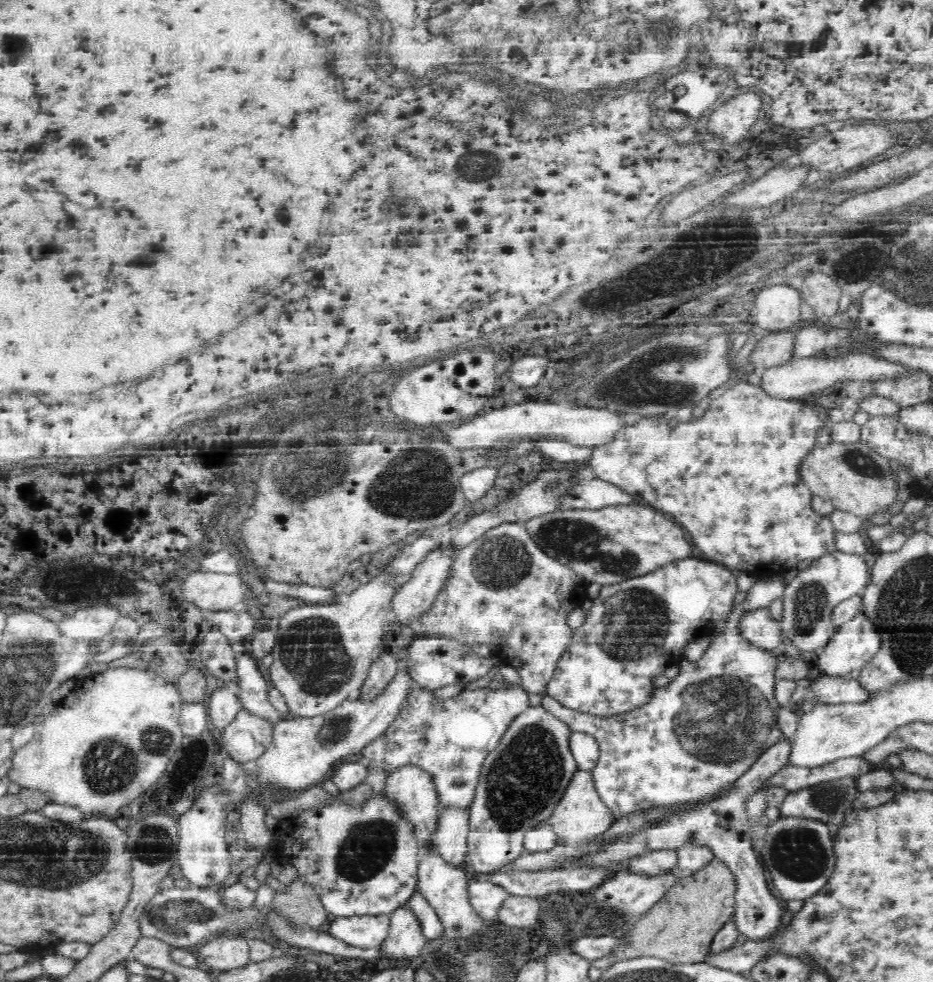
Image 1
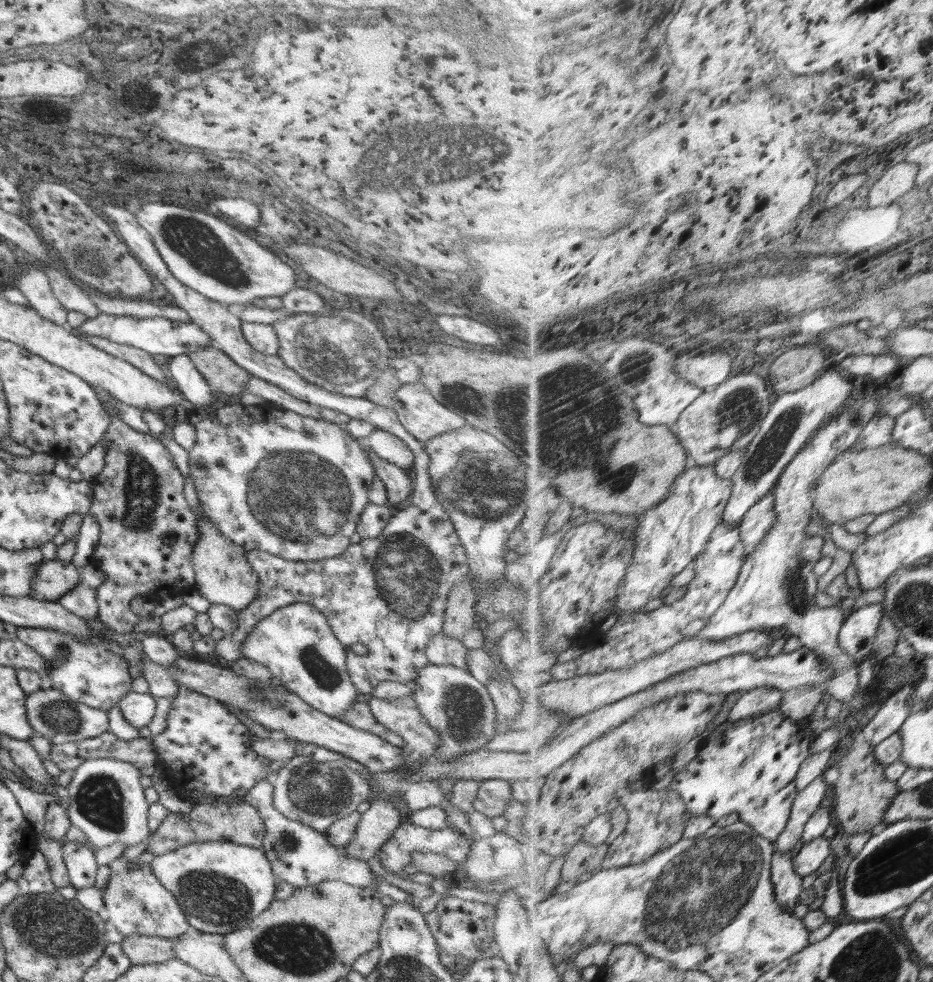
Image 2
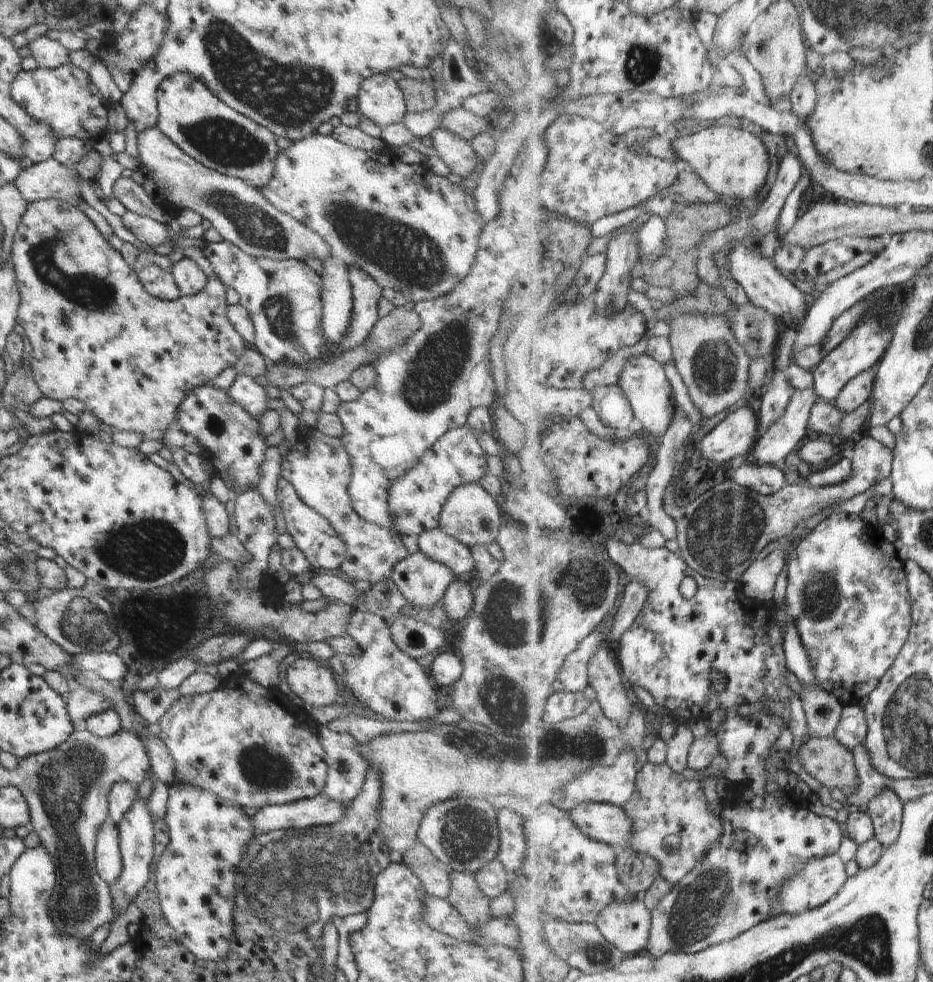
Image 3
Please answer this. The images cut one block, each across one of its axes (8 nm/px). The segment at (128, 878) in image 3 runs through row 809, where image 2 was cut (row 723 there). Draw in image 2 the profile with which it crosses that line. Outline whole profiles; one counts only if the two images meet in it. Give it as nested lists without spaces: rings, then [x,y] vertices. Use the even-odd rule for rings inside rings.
[[[127,692],[118,701],[124,719],[136,729],[146,727],[153,720],[156,712],[156,701],[150,693]]]

